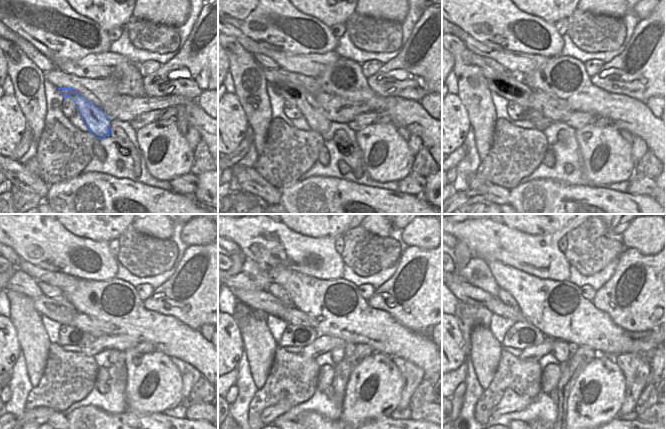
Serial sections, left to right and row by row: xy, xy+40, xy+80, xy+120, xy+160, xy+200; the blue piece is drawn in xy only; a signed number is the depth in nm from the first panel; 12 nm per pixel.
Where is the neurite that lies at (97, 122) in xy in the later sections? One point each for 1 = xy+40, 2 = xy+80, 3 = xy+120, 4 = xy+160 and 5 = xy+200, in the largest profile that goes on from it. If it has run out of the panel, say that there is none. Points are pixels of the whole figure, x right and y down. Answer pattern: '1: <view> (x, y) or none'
1: xy+40 (312, 112)
2: xy+80 (510, 88)
3: xy+120 (59, 309)
4: xy+160 (263, 300)
5: xy+200 (465, 292)

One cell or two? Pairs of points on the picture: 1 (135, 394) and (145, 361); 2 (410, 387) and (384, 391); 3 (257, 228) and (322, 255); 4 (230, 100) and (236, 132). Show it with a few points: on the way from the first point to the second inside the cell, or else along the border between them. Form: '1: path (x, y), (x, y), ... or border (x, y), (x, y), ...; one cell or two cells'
1: path (138, 386), (145, 374), (145, 369); one cell
2: border (396, 366), (402, 380), (401, 401), (397, 408); two cells
3: path (273, 230), (276, 230), (298, 252), (306, 252); one cell
4: path (230, 108), (230, 124); one cell

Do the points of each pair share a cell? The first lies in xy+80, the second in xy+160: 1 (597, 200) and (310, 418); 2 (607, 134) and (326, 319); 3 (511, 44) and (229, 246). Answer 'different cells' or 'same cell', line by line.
1: same cell
2: different cells
3: different cells

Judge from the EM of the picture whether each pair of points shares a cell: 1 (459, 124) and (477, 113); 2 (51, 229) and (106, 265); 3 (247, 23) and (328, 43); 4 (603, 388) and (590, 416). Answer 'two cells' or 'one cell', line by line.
1: two cells
2: one cell
3: one cell
4: one cell

